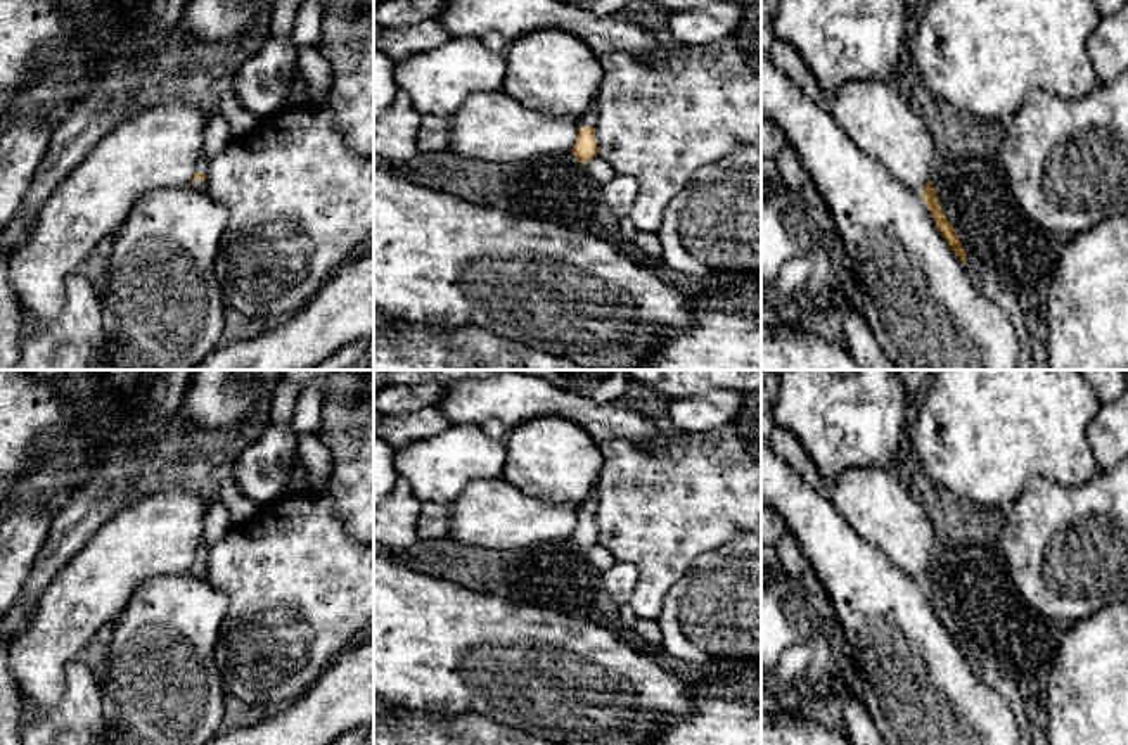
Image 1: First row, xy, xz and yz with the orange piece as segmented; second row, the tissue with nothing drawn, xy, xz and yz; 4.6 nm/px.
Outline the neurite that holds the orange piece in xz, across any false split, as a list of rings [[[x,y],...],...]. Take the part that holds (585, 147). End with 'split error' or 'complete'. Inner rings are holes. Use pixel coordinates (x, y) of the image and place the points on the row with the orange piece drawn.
[[[593,102],[590,109],[585,112],[583,119],[580,121],[578,138],[573,147],[573,154],[586,166],[586,162],[597,157],[597,138],[595,138],[595,124],[599,119],[599,102]]]; split error

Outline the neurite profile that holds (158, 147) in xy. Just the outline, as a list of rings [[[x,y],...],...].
[[[173,90],[173,102],[130,114],[112,128],[40,206],[33,232],[10,251],[10,285],[21,320],[35,315],[47,325],[62,311],[66,278],[78,271],[106,235],[116,235],[144,194],[192,183],[215,105],[211,95]]]

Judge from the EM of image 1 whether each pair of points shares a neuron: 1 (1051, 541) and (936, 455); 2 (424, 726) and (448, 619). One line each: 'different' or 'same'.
1: different
2: different

